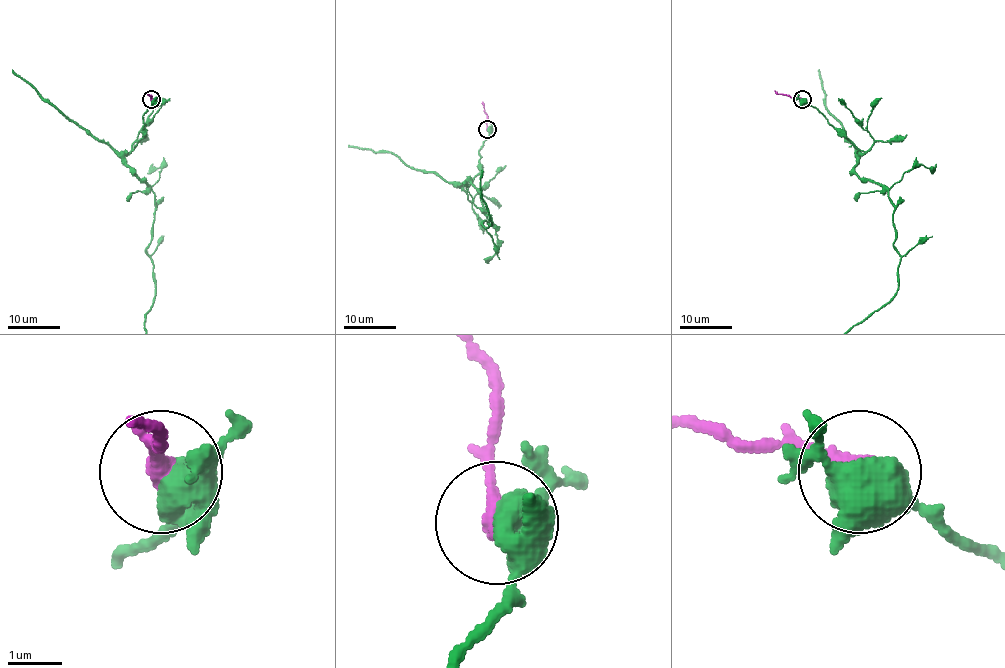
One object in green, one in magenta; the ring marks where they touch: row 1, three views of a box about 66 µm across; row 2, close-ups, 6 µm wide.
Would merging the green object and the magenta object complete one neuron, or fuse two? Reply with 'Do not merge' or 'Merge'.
Do not merge

